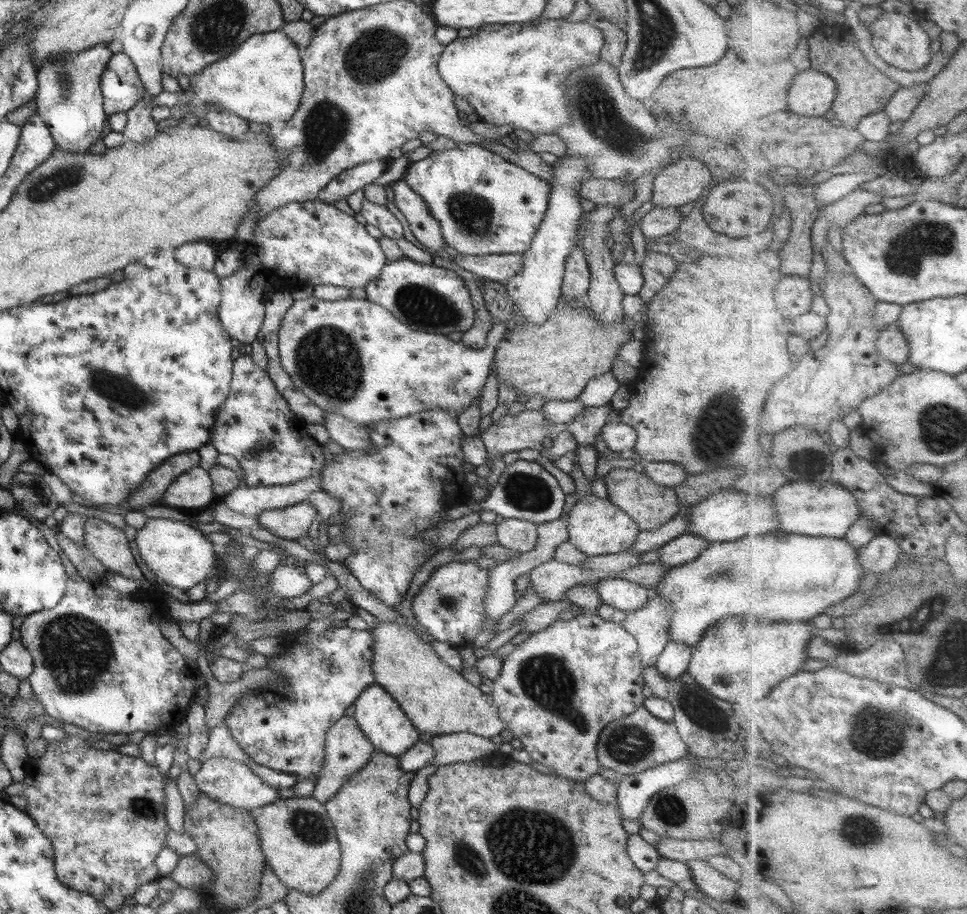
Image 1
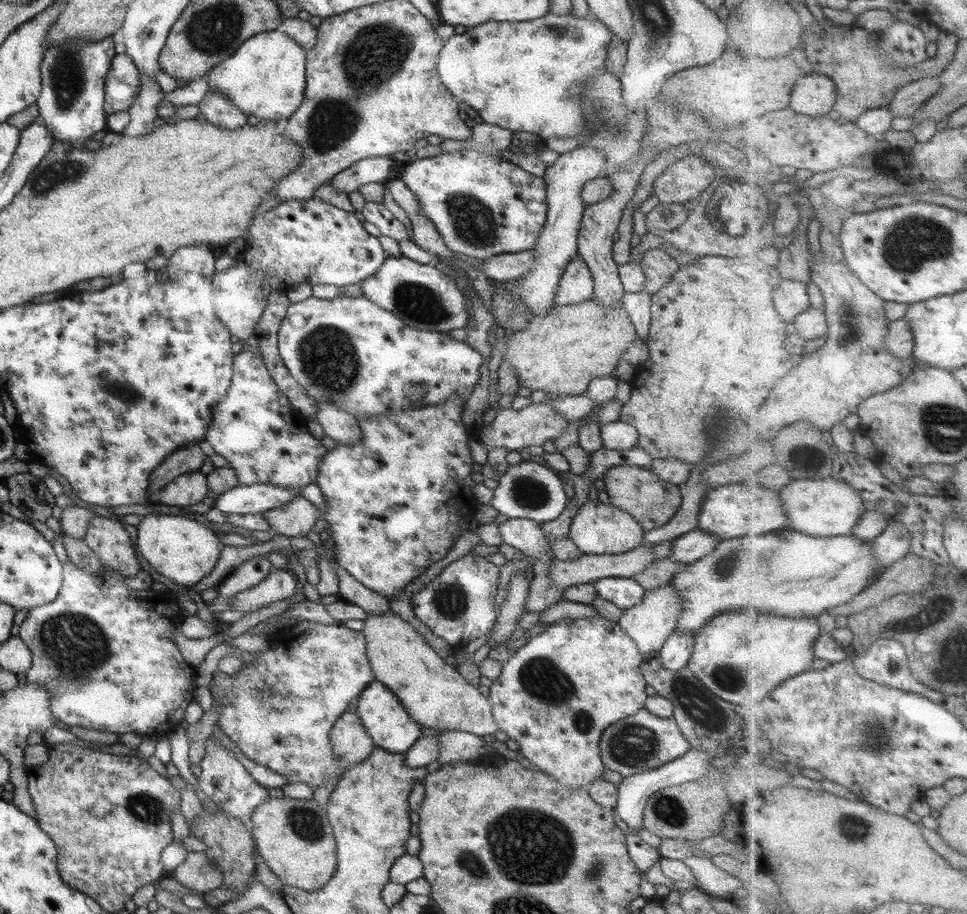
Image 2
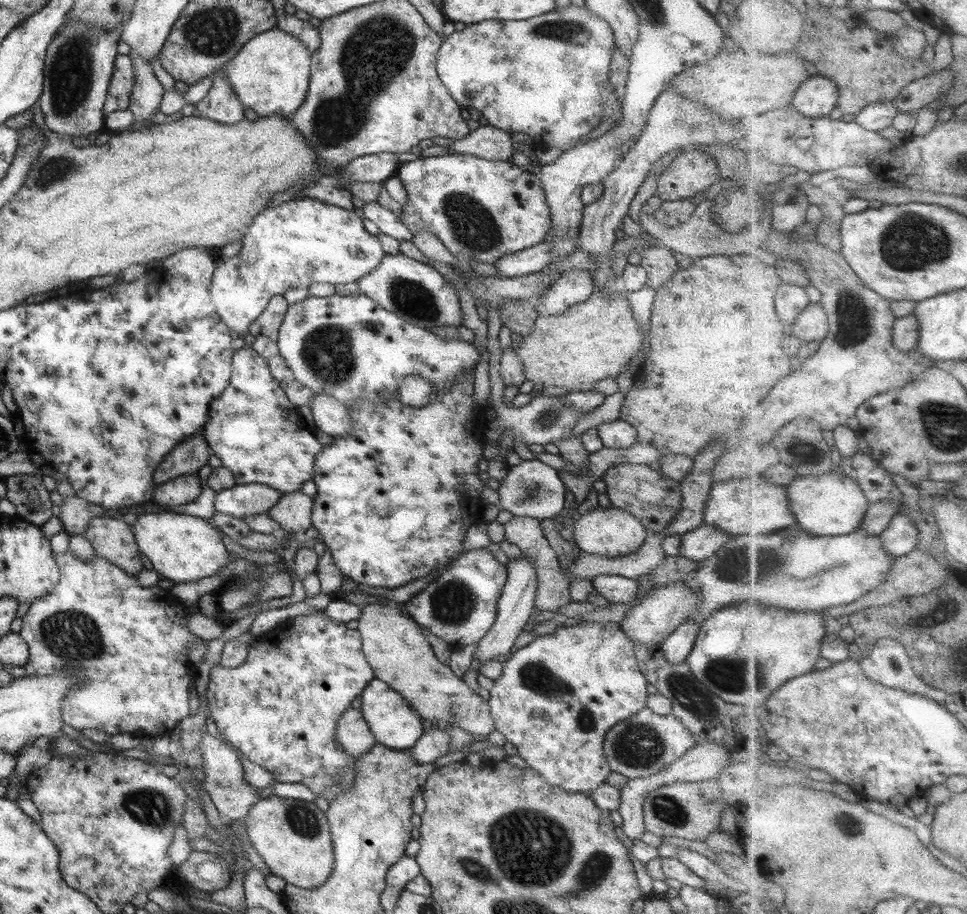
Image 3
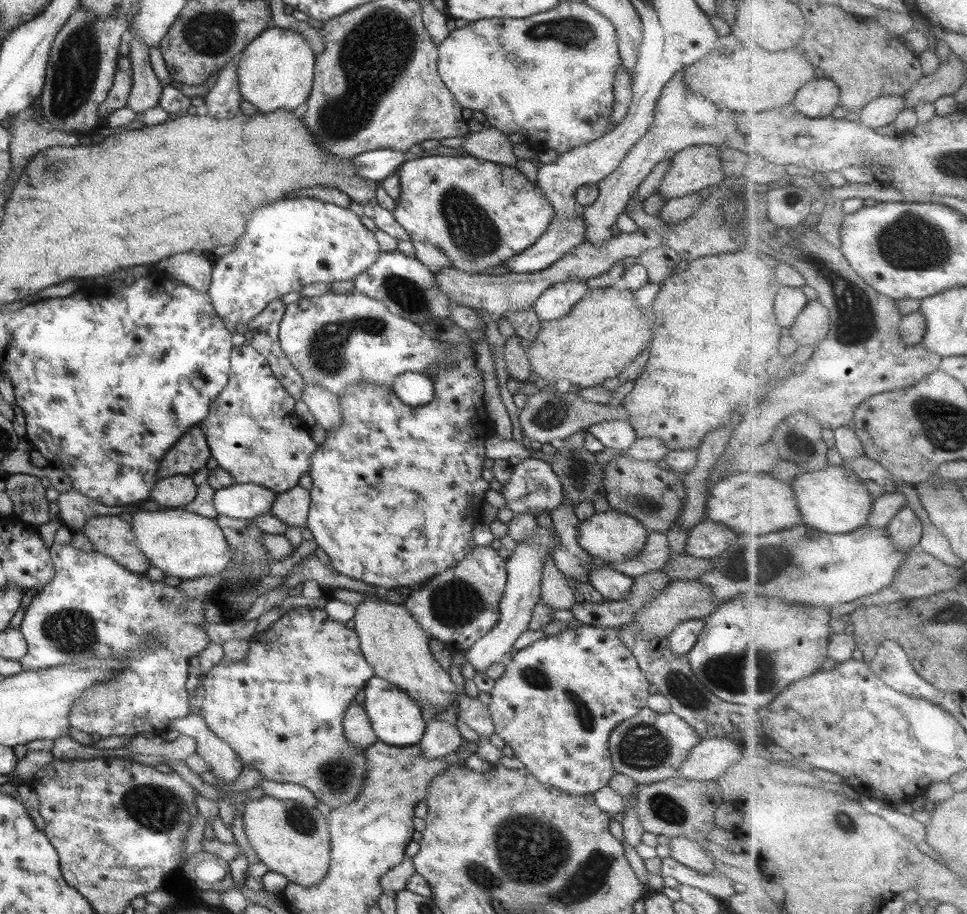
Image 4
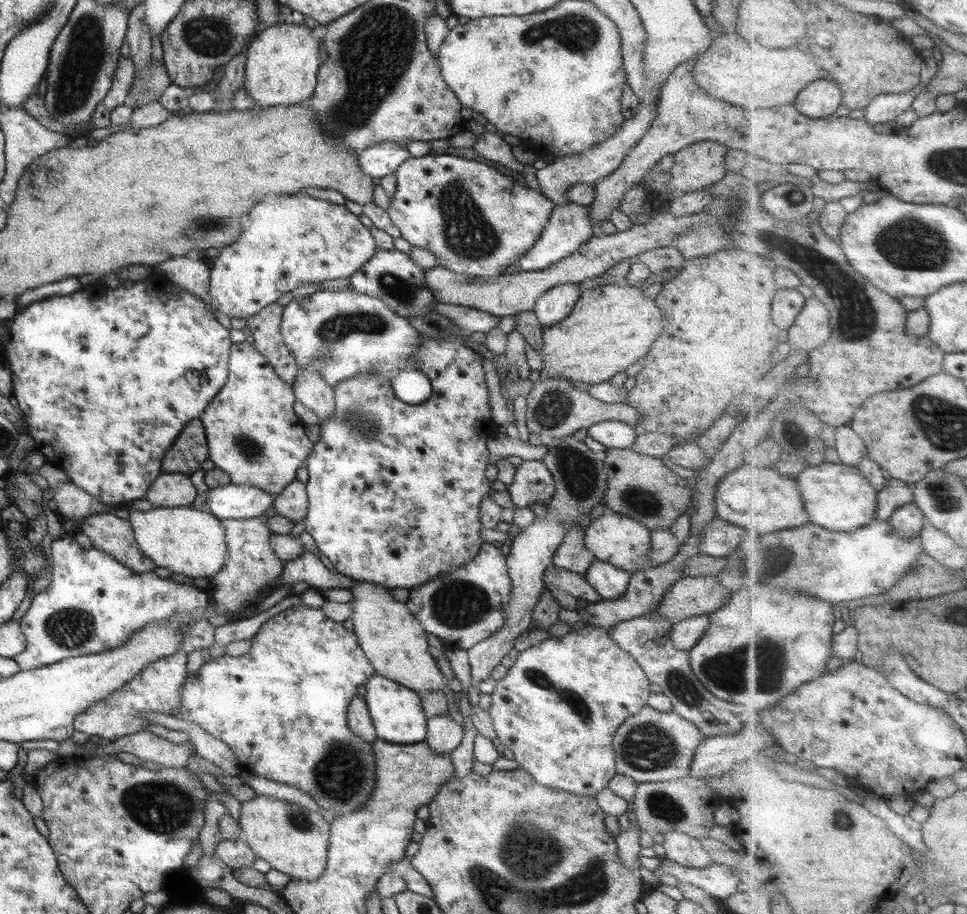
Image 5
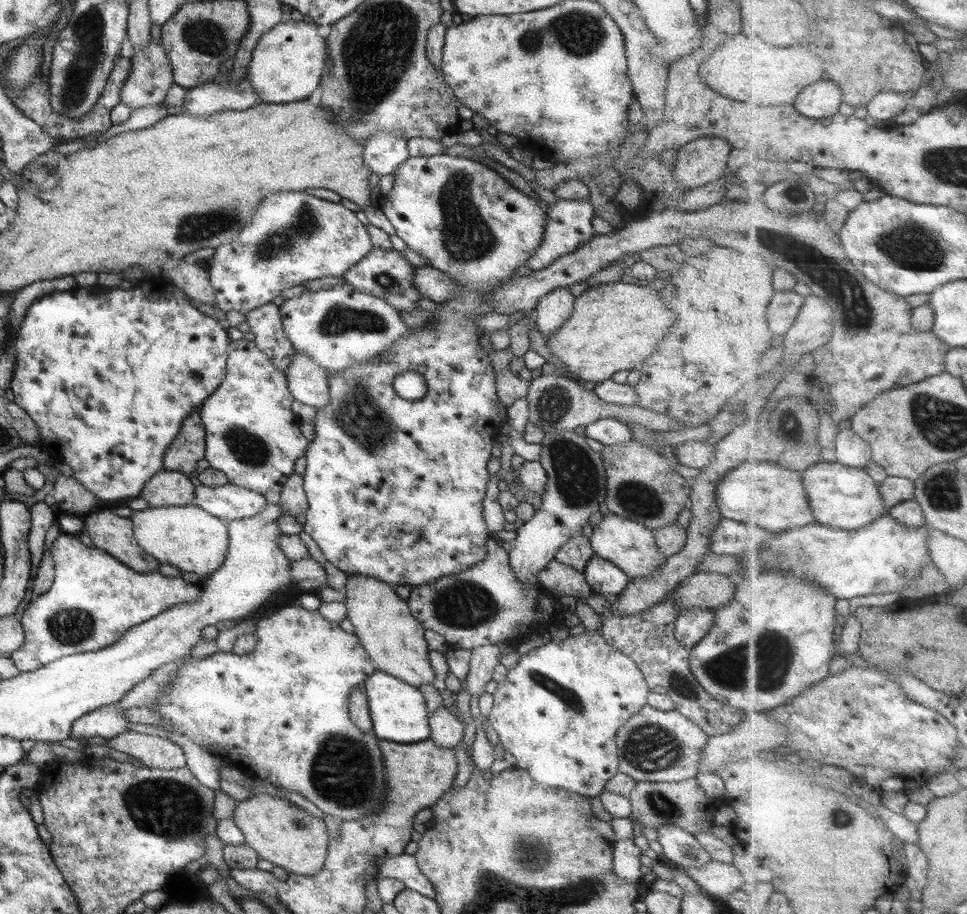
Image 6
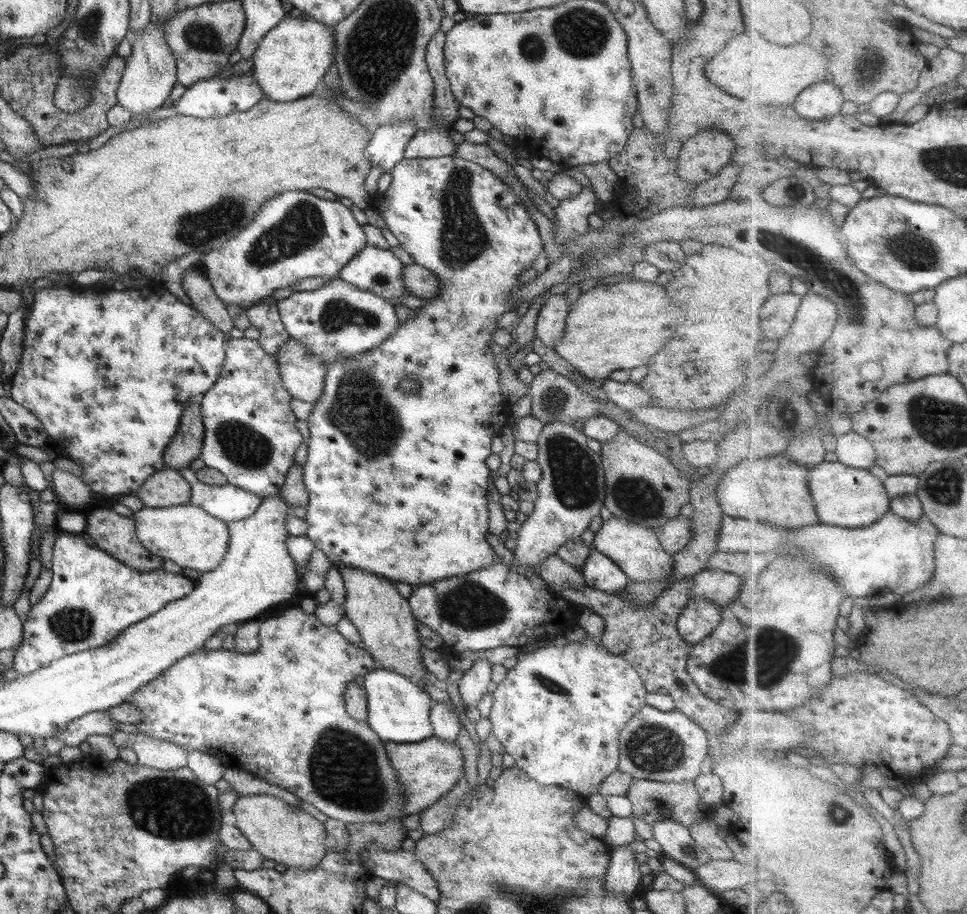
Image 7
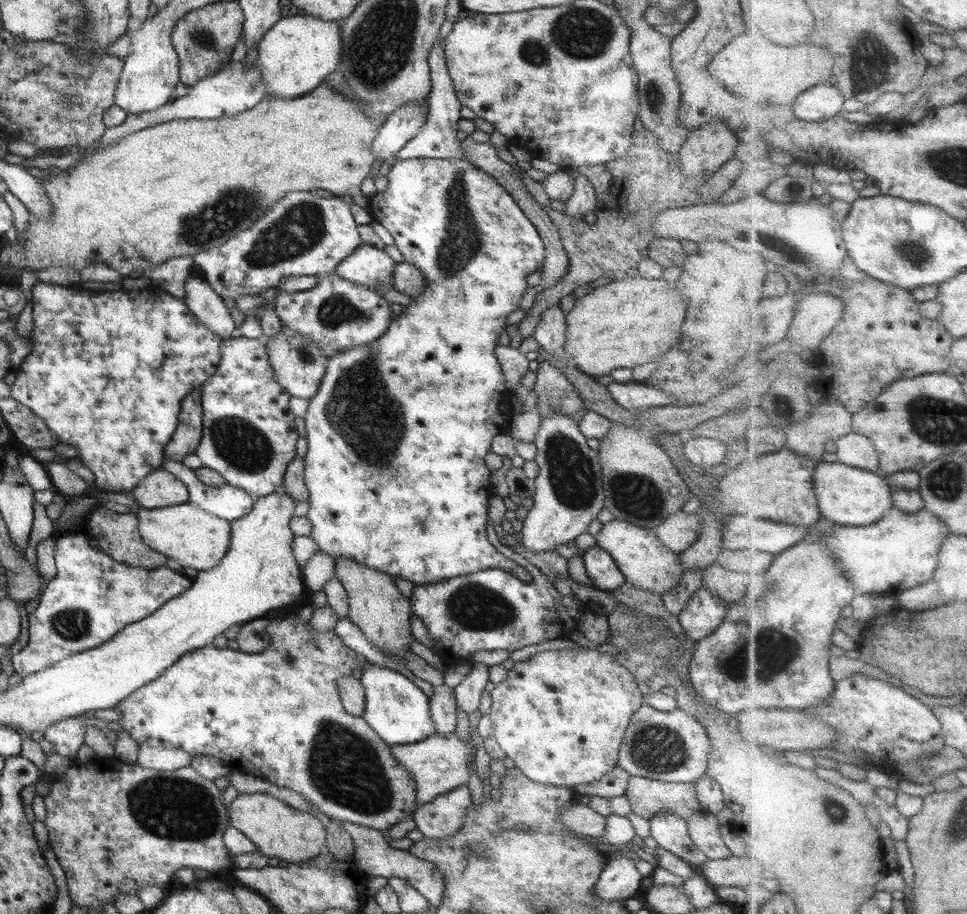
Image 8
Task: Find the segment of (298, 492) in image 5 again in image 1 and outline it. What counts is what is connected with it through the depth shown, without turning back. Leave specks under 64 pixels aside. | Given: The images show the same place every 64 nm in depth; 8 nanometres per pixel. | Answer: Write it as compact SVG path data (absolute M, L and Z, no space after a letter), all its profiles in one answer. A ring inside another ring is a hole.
M299 502L278 510L264 510L259 514L262 528L285 539L296 540L308 534L314 519L319 516L315 507L307 502Z

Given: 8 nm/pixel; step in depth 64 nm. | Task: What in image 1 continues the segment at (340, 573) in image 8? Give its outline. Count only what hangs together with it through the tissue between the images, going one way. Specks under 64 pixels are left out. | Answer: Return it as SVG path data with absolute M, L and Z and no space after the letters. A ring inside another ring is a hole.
M380 621L373 629L368 629L375 640L371 656L371 671L375 677L375 684L382 686L388 694L392 695L420 734L429 733L435 737L442 734L469 732L469 734L491 738L500 735L506 728L498 717L498 709L494 705L492 696L484 694L456 669L448 666L430 643L423 641L414 631L409 631L404 623Z

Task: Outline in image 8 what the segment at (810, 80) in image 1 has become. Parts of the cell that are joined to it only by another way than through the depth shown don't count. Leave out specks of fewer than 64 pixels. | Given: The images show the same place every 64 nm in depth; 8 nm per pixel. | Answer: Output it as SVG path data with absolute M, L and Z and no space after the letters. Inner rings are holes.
M820 84L798 97L794 104L798 118L808 122L824 122L836 118L844 110L844 96L839 86Z

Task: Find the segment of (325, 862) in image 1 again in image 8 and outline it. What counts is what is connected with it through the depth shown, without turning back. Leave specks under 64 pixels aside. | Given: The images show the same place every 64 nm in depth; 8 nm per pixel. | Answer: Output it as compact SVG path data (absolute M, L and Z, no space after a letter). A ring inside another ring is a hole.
M238 793L229 803L230 825L252 840L257 850L268 858L305 866L314 857L327 855L326 826L314 815L295 810L282 800L262 793Z

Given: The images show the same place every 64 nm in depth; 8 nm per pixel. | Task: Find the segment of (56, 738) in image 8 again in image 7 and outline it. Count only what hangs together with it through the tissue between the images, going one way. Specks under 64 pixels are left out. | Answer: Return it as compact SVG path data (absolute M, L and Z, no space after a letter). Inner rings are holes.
M99 711L86 714L77 720L72 720L66 728L56 731L56 738L64 743L64 747L78 747L94 734L111 736L120 727L114 719L110 719L108 711Z

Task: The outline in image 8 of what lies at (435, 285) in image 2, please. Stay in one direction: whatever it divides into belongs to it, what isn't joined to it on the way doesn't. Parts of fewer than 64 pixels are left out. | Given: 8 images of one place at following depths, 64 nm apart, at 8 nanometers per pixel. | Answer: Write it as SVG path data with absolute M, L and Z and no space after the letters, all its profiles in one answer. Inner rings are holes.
M362 244L336 266L334 273L380 294L382 288L393 286L394 268L396 262L386 255L384 249Z

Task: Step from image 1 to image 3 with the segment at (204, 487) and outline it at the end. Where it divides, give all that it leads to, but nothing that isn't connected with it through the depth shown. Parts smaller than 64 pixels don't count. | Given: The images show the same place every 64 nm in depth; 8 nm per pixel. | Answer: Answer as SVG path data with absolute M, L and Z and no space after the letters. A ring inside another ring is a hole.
M183 475L159 484L153 490L152 501L173 508L194 502L201 495L202 485L197 475Z

